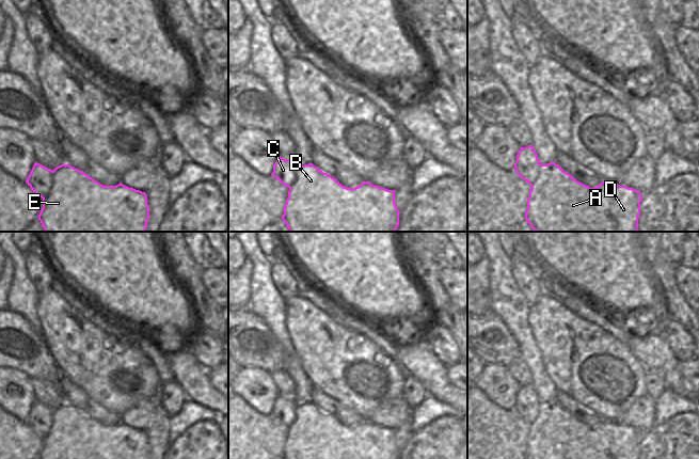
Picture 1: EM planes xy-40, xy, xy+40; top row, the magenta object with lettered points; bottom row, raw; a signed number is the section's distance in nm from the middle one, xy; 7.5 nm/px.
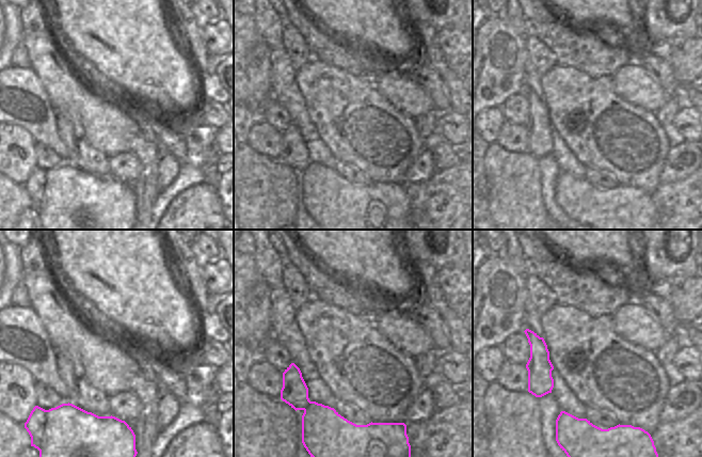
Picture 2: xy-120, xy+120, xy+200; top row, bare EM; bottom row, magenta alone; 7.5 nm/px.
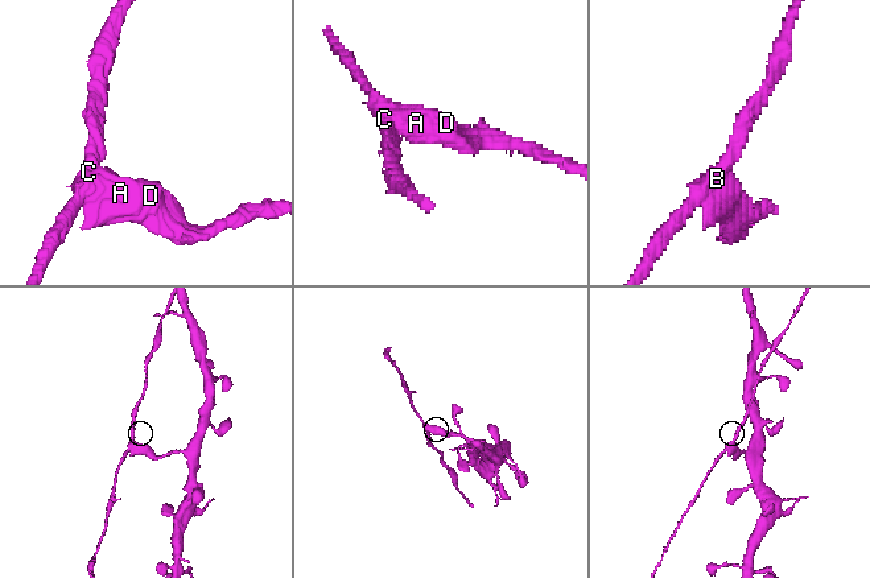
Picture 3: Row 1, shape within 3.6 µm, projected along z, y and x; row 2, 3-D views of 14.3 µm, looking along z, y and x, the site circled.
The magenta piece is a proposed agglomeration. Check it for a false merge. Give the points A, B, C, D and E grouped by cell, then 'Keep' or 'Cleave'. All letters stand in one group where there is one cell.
Groups: A B D E / C. Cleave

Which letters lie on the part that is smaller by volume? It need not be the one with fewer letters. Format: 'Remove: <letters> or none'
Remove: C

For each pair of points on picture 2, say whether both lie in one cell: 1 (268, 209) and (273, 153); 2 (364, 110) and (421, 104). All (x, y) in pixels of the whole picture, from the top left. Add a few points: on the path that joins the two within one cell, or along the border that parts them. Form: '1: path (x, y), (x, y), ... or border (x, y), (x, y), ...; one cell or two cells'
1: border (250, 146), (258, 153), (280, 160); two cells
2: border (377, 89), (399, 112), (414, 120); two cells

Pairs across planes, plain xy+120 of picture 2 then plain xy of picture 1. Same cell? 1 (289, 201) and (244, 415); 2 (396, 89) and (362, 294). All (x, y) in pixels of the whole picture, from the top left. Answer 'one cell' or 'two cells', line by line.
1: one cell
2: two cells

